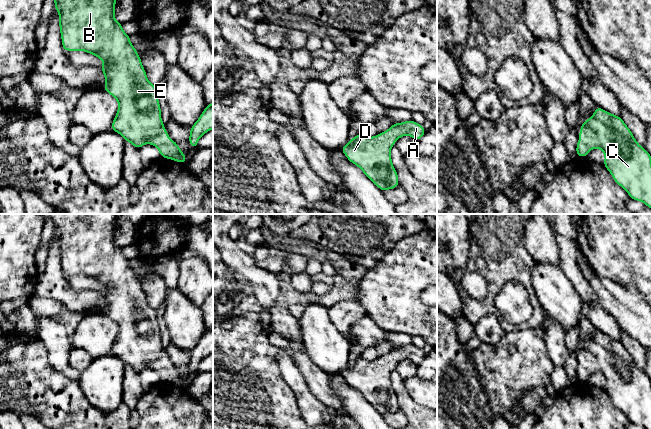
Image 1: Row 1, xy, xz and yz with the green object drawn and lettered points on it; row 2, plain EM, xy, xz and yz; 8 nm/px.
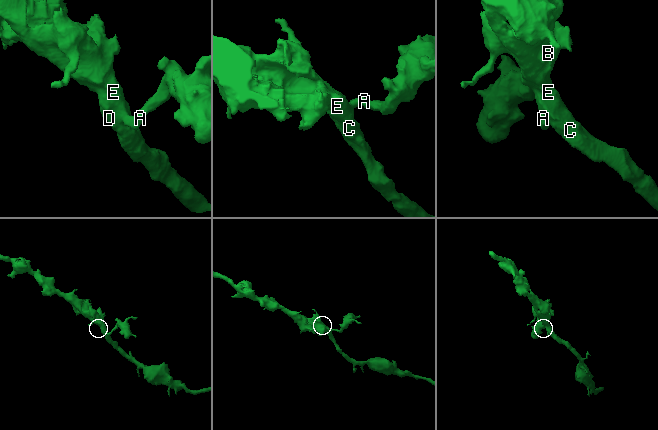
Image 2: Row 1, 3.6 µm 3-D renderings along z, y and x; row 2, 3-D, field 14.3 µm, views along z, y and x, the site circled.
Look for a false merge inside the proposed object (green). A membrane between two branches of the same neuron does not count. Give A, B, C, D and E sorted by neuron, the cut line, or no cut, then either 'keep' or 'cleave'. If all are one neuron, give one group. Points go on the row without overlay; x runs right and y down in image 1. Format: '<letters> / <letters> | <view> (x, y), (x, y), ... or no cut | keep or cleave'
A B C D E | no cut | keep

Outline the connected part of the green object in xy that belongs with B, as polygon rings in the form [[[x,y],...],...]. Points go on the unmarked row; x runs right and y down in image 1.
[[[40,214],[44,219],[51,219],[55,226],[55,235],[59,236],[59,250],[62,262],[62,271],[65,275],[85,275],[99,281],[104,289],[100,291],[105,300],[104,315],[112,319],[119,328],[117,339],[113,343],[111,353],[119,357],[125,365],[128,365],[137,373],[148,367],[158,371],[163,382],[171,383],[179,387],[186,387],[185,378],[179,373],[179,369],[170,363],[164,353],[161,343],[161,333],[157,321],[157,311],[149,306],[139,278],[130,267],[130,259],[122,253],[122,247],[115,245],[115,228],[119,214]]]

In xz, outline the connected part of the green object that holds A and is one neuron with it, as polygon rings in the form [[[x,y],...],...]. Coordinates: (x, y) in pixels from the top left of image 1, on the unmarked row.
[[[413,344],[394,347],[388,354],[374,361],[358,358],[349,364],[341,375],[384,416],[399,410],[398,398],[390,379],[390,373],[395,369],[395,365],[406,359],[418,365],[424,358],[423,349]]]

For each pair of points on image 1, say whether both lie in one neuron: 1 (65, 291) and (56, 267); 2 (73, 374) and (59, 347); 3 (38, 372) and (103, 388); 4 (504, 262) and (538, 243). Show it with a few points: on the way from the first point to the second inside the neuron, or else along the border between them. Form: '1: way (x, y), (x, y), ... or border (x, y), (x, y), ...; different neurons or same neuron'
1: way (59, 285), (56, 282), (56, 273); same neuron
2: way (66, 367), (59, 360), (59, 354); same neuron
3: border (77, 381), (82, 393), (90, 403); different neurons
4: border (524, 227), (524, 249), (534, 262); different neurons

